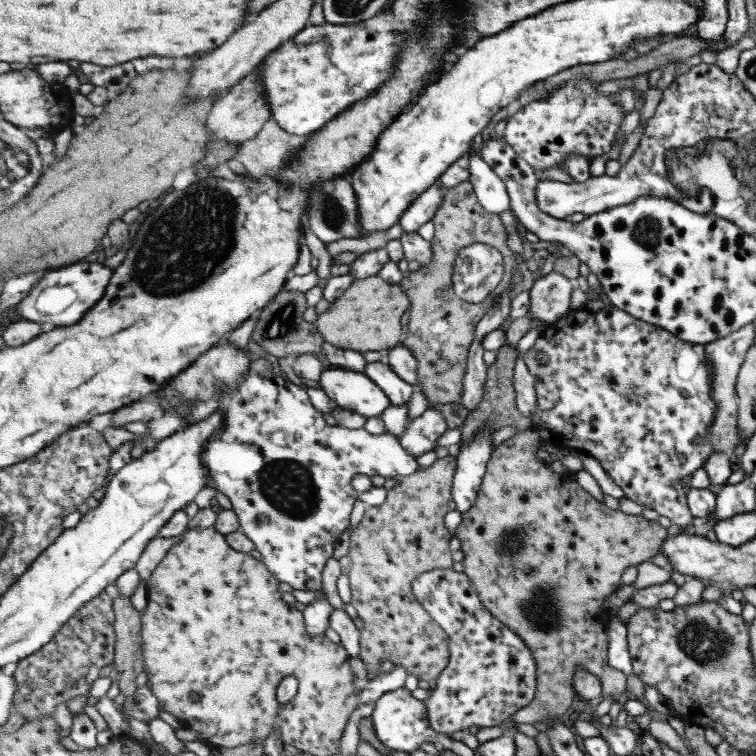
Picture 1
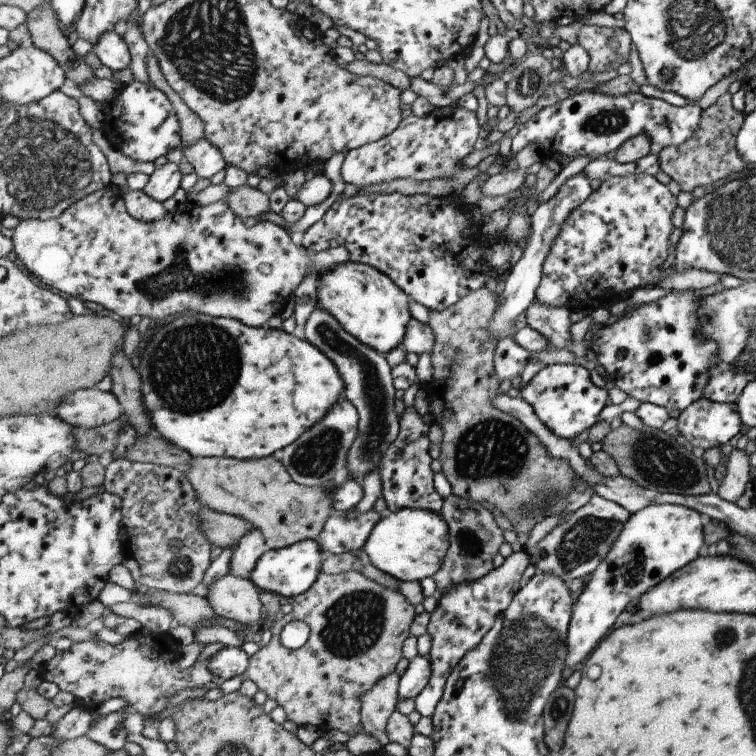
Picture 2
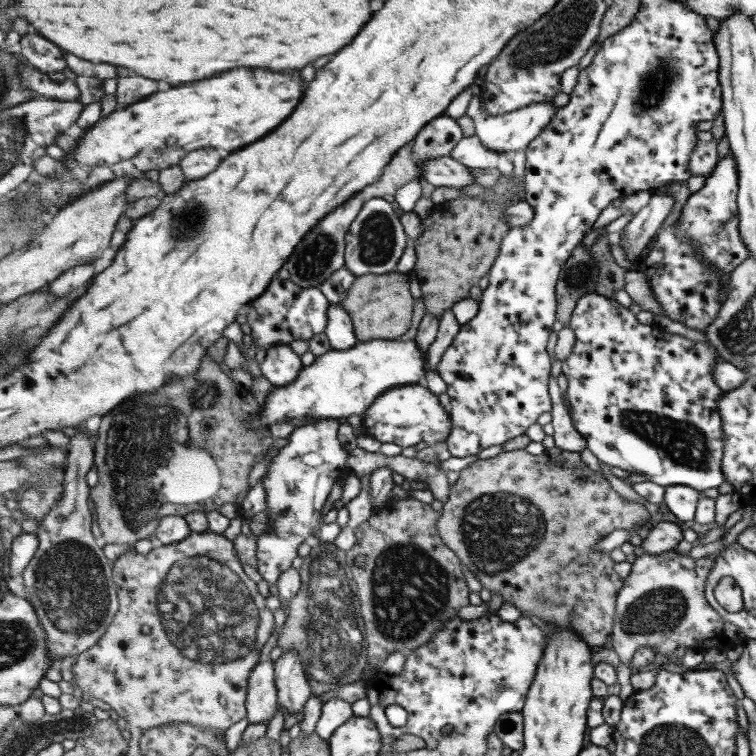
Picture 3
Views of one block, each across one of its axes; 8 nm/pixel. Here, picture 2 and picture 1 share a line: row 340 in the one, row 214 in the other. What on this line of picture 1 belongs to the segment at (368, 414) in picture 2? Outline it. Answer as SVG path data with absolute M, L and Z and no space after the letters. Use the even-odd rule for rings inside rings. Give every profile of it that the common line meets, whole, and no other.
M336 176L332 180L316 182L310 190L310 229L322 242L330 243L343 238L361 238L358 196L349 176Z

